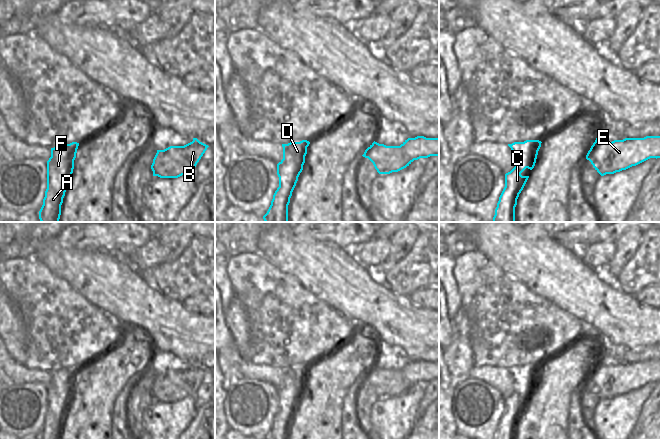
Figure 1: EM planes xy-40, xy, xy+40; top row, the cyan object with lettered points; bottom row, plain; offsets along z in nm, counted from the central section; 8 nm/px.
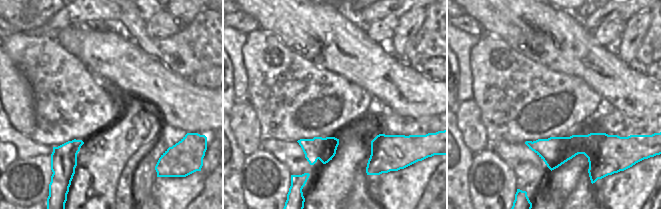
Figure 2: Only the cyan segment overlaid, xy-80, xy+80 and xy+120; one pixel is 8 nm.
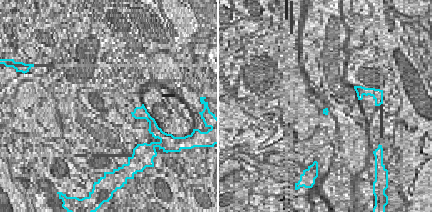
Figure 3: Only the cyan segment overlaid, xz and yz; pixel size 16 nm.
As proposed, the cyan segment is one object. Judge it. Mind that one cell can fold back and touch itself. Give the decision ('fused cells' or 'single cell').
fused cells

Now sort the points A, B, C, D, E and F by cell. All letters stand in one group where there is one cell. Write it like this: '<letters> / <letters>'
A C D F / B E

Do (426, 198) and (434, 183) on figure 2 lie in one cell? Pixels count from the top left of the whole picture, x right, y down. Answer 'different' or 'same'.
same

